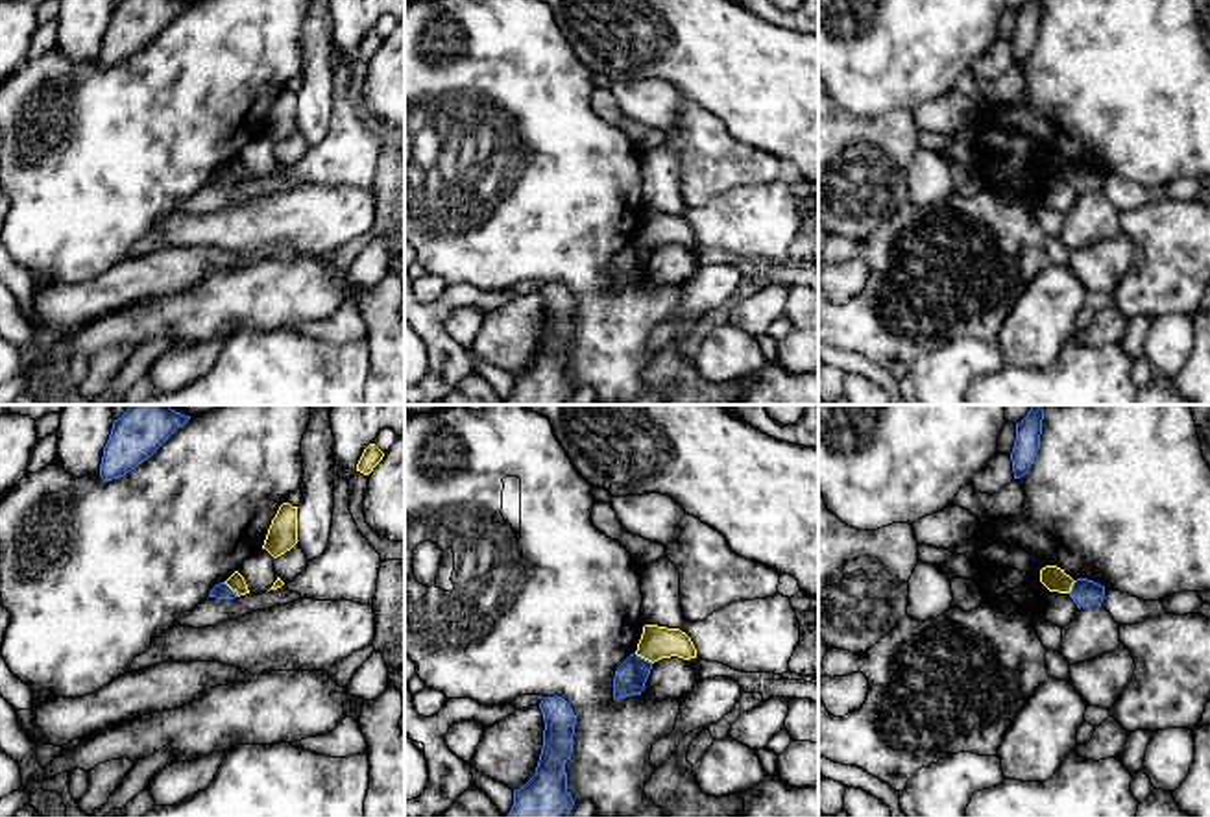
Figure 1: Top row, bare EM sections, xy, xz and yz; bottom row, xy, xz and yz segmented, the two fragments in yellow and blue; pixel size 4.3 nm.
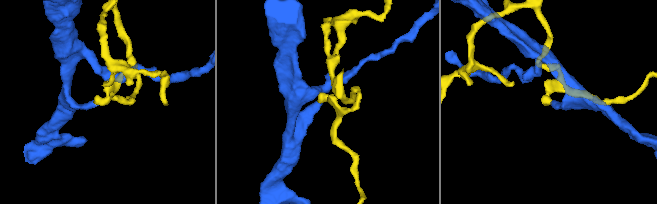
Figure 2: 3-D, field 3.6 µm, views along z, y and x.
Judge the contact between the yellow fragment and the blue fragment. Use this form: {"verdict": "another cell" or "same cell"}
{"verdict": "another cell"}

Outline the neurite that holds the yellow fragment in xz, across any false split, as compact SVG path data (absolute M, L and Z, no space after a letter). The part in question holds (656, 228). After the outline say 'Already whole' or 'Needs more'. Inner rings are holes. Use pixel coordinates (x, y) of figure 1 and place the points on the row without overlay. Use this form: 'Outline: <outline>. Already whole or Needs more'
Outline: M645 211L635 240L654 250L671 242L684 246L696 244L696 235L680 214Z. Already whole

